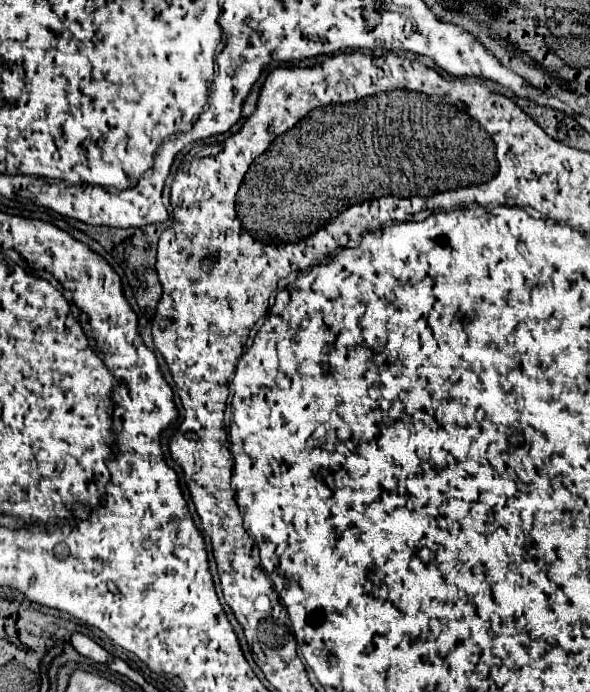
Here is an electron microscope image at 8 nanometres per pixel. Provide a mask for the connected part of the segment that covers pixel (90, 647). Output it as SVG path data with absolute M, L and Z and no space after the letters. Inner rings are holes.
M74 633L72 635L72 645L74 645L74 649L78 651L78 653L82 653L84 657L96 657L96 651L104 651L98 643L96 643L90 637L86 637L86 635L82 635L82 633ZM96 645L96 647L94 647Z

